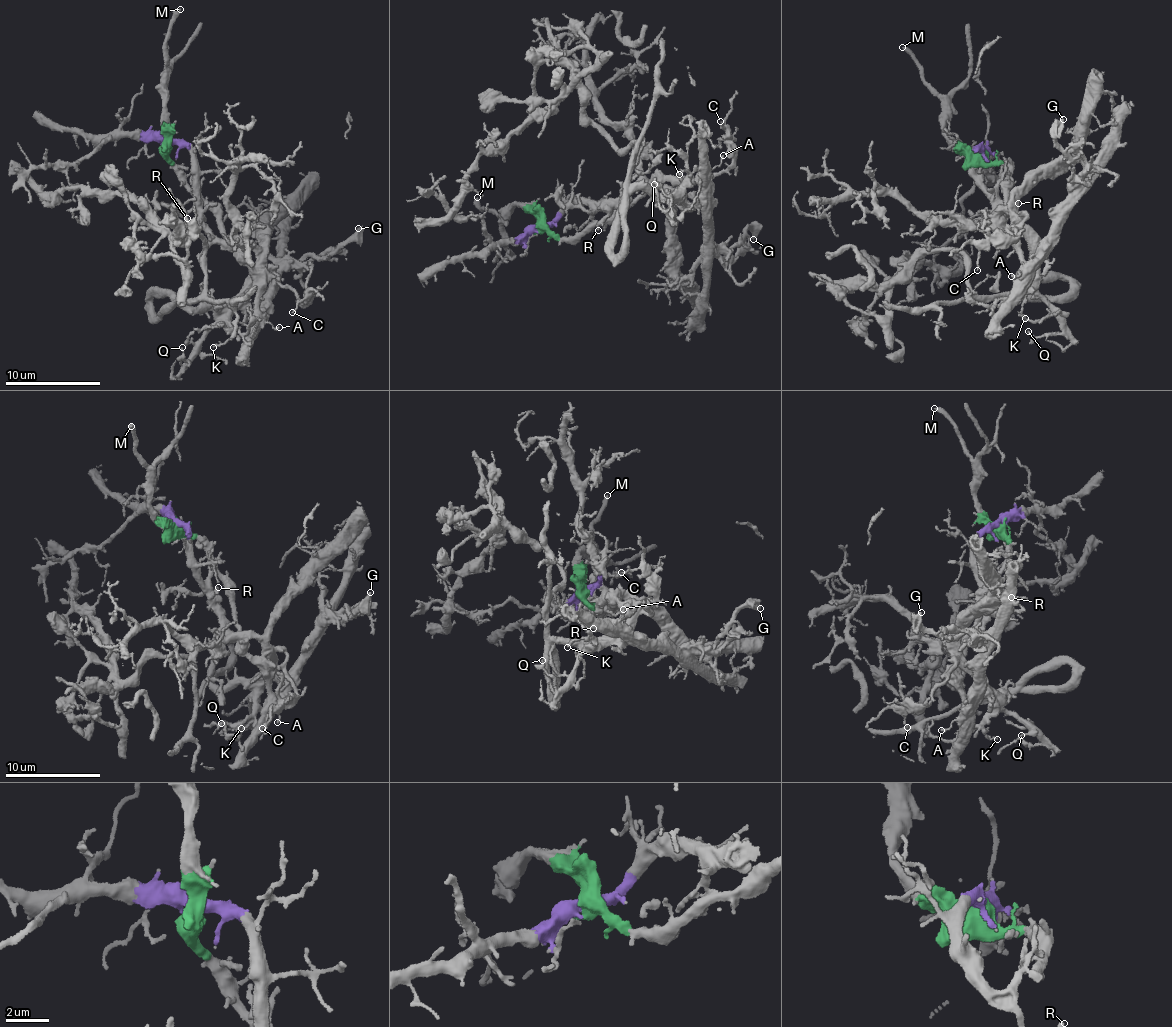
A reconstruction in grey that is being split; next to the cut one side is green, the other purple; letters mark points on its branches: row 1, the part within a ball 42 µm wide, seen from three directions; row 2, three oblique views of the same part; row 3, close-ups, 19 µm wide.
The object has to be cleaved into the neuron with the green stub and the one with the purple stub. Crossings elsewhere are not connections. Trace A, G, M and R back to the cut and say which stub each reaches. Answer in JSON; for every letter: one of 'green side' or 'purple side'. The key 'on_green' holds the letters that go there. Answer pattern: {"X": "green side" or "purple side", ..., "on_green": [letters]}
{"A": "green side", "G": "green side", "M": "green side", "R": "purple side", "on_green": ["A", "G", "M"]}

